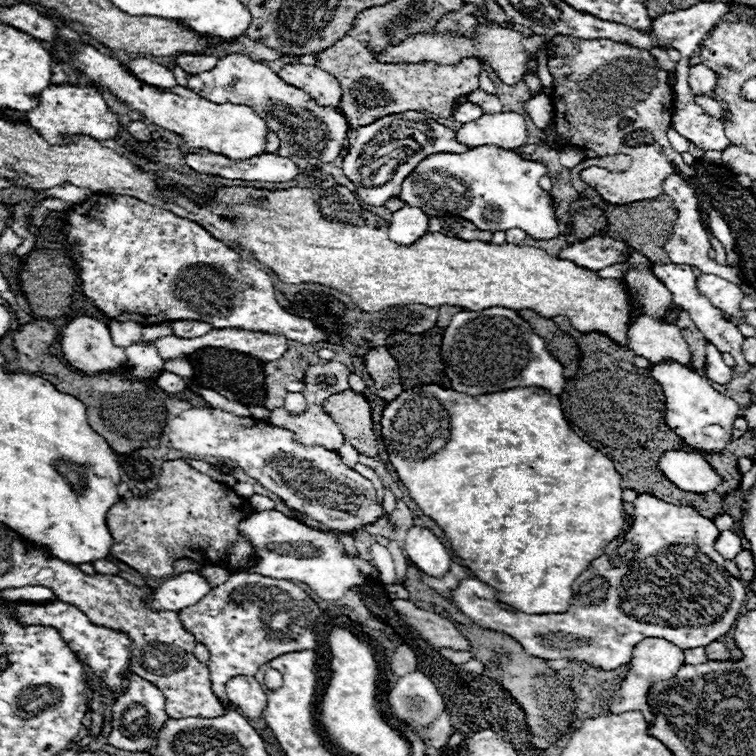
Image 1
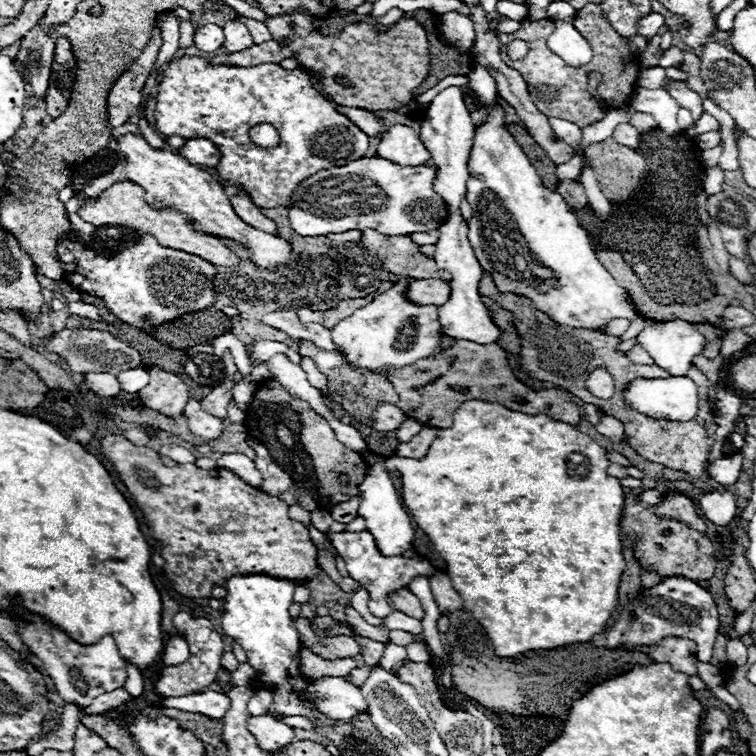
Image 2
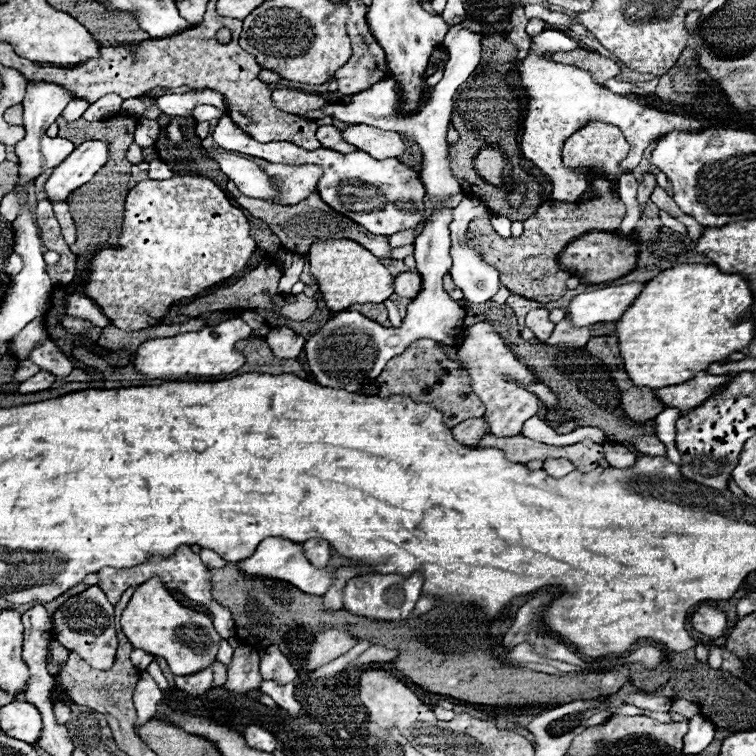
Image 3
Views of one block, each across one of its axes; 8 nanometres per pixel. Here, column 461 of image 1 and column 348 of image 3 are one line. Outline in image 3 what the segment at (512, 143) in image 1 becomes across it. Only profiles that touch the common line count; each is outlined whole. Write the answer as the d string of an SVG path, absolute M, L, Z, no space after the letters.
M354 124L346 130L342 130L342 136L352 142L352 146L356 146L358 150L368 152L372 158L400 158L402 154L406 154L408 146L402 140L400 134L396 132L388 132L388 130L380 130L380 128L372 128L366 124Z

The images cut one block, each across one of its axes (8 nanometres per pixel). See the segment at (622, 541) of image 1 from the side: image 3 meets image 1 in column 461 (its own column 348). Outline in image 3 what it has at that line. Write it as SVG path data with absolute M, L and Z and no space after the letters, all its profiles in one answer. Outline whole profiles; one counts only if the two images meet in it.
M420 572L404 578L400 574L364 574L348 580L344 588L344 610L360 616L370 616L376 620L404 620L412 614L414 604L422 594L424 578Z

